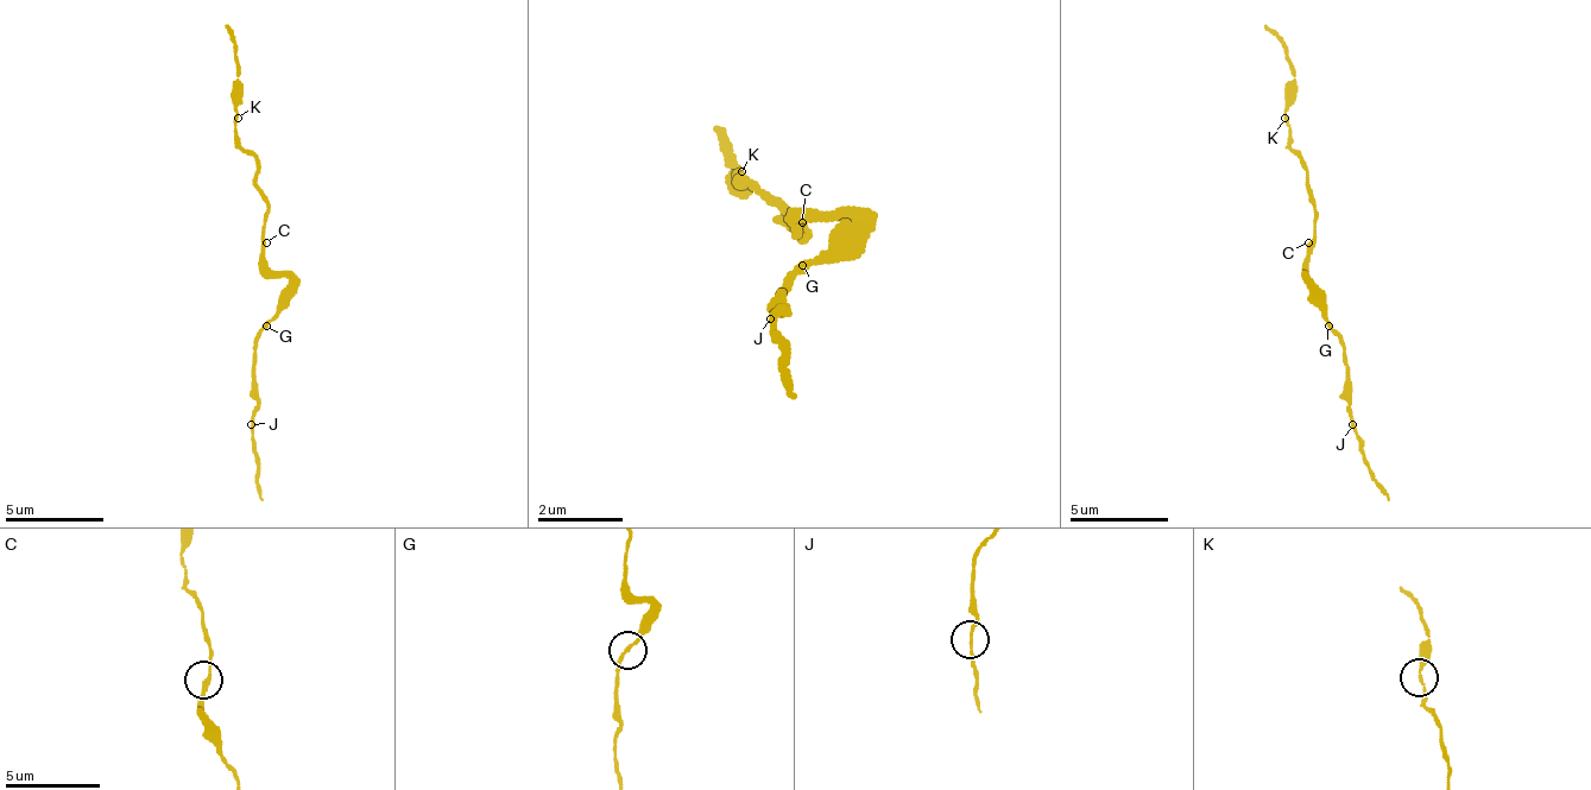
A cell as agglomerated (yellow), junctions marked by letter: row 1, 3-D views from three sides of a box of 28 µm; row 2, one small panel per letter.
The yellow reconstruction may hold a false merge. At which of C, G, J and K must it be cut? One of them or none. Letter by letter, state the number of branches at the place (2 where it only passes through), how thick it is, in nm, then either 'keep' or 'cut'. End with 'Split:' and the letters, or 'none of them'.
C: branches 2; calibre 180 nm; keep
G: branches 2; calibre 180 nm; keep
J: branches 2; calibre 140 nm; keep
K: branches 2; calibre 140 nm; keep
Split: none of them

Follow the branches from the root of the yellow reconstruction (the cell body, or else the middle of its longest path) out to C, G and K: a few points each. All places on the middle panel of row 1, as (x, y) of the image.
C: (824, 222), (802, 222)
G: (824, 222), (845, 222), (856, 233), (845, 244), (834, 244), (824, 254), (813, 254), (802, 265)
K: (824, 222), (802, 222), (802, 233), (791, 233), (781, 222), (781, 212), (749, 179), (738, 179), (738, 169)

